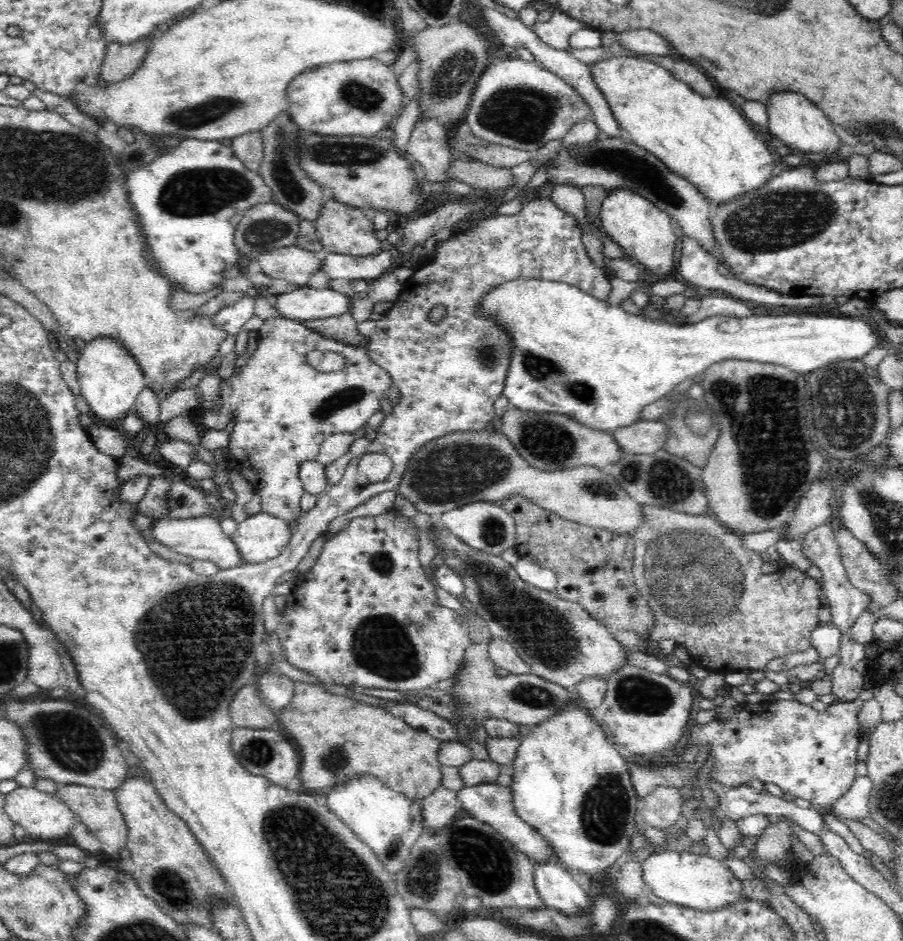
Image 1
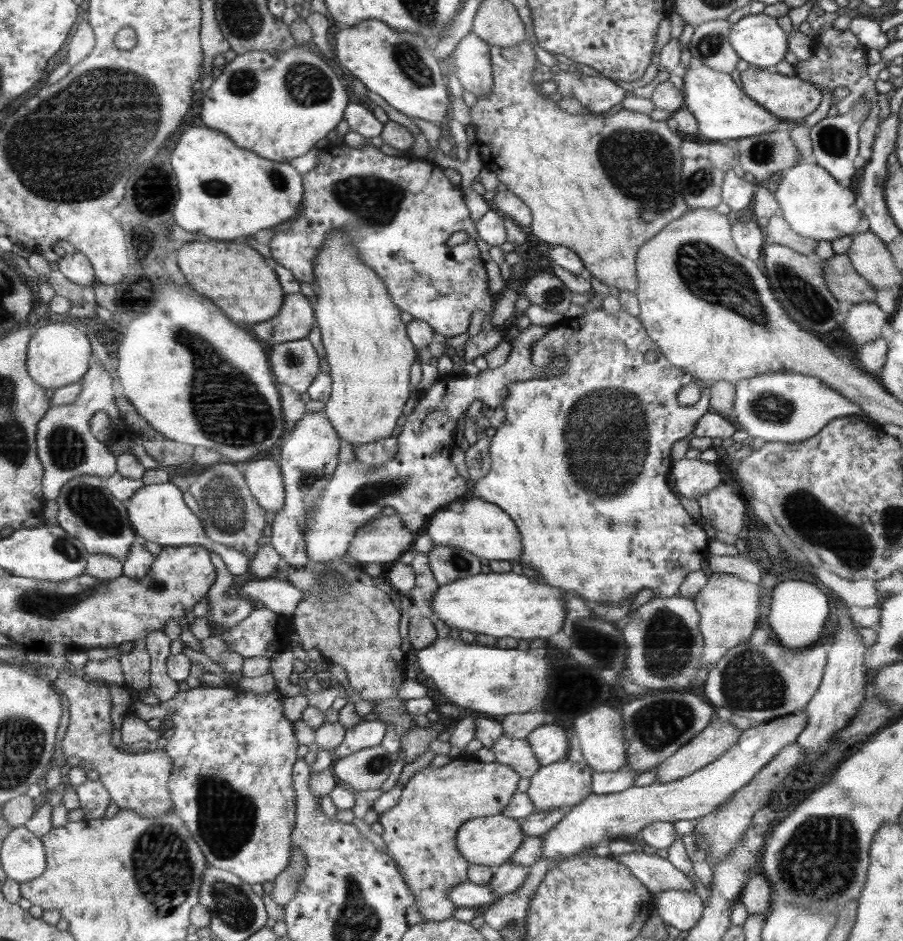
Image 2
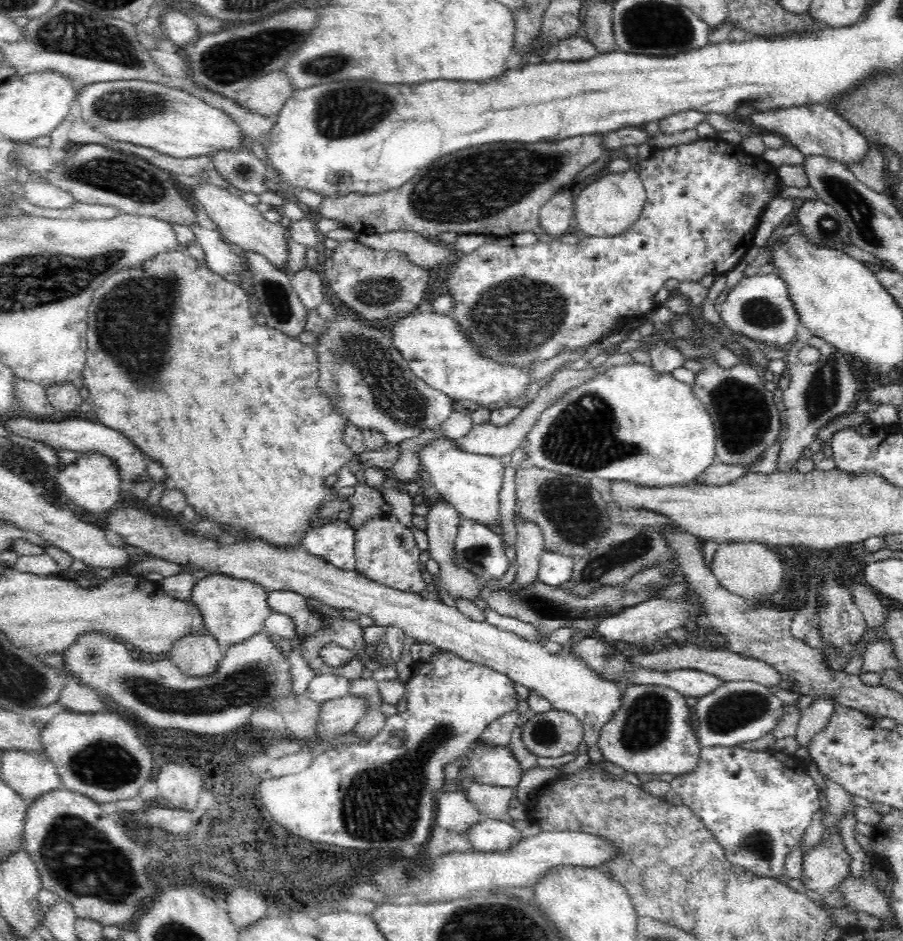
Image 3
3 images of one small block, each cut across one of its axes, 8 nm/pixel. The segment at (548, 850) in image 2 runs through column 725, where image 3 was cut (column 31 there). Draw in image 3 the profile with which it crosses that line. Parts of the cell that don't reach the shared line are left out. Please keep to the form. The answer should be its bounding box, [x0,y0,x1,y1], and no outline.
[1,751,62,804]

